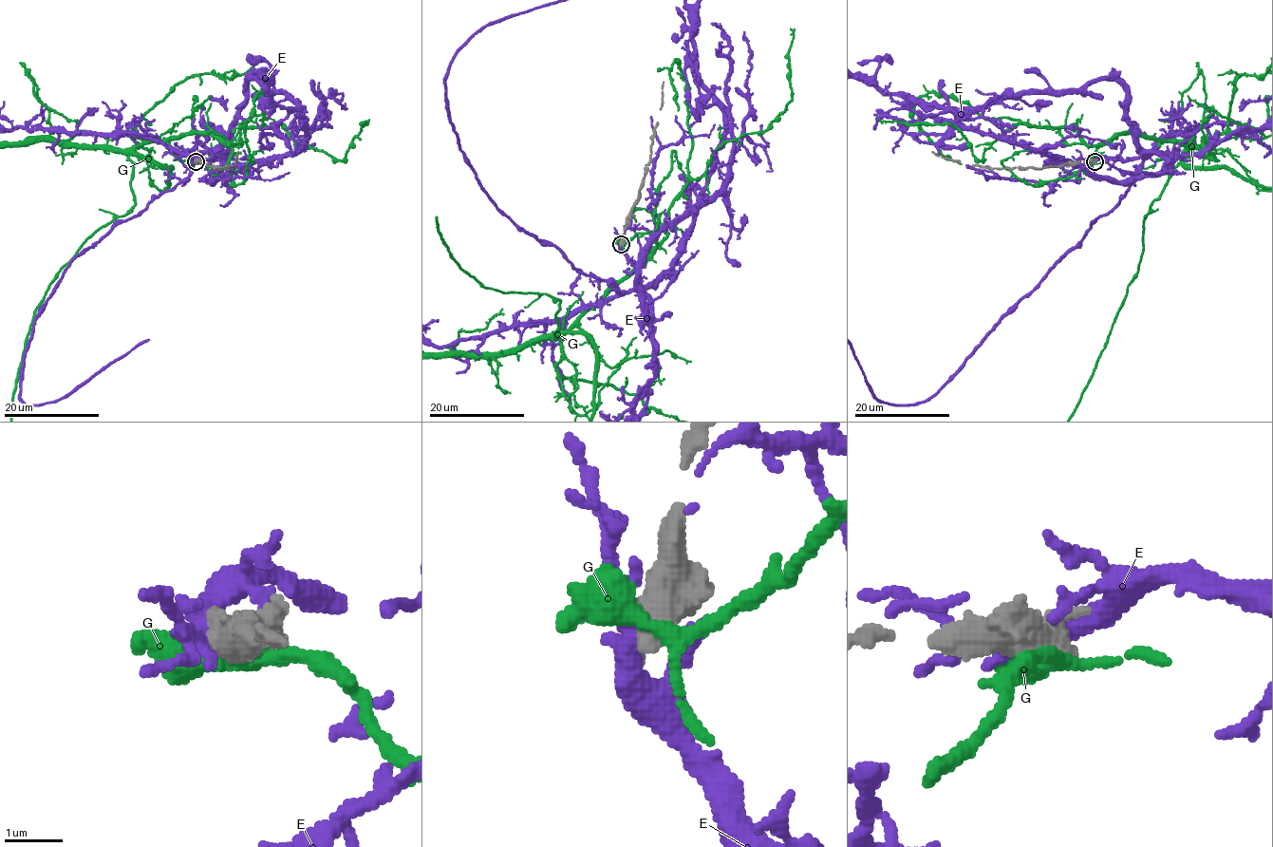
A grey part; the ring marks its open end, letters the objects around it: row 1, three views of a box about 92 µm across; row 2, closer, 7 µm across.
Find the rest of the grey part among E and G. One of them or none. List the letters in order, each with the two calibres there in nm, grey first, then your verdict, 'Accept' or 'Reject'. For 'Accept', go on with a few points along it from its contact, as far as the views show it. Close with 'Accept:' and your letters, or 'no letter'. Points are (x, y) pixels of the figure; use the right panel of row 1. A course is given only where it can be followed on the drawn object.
E: Thickness 750 nm (grey) against 280 nm. Reject
G: Thickness 750 nm (grey) against 320 nm. Reject
Accept: no letter

